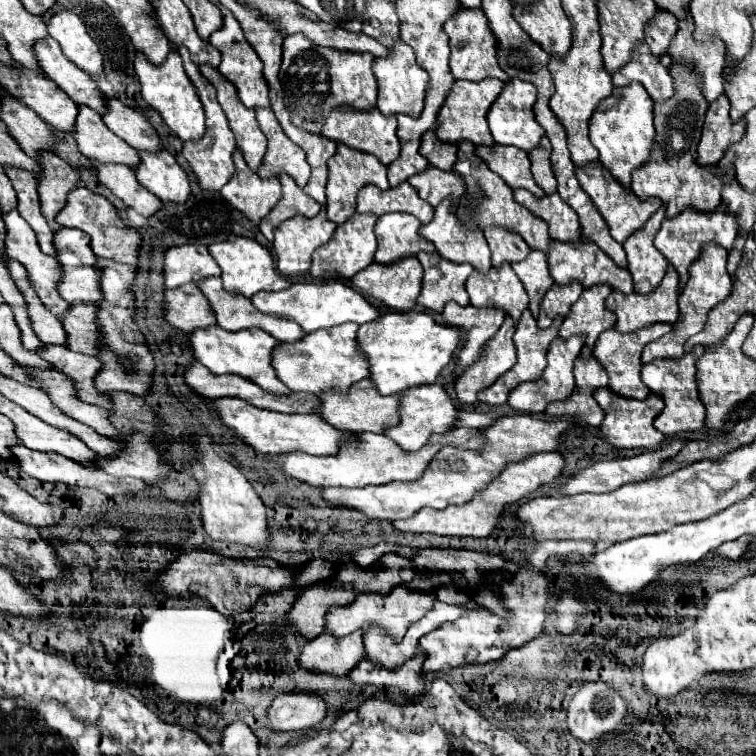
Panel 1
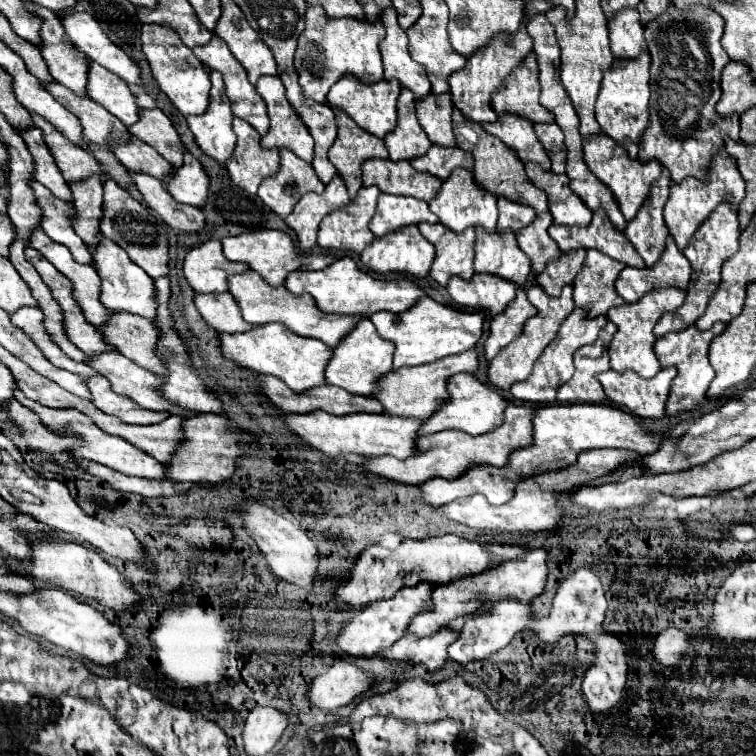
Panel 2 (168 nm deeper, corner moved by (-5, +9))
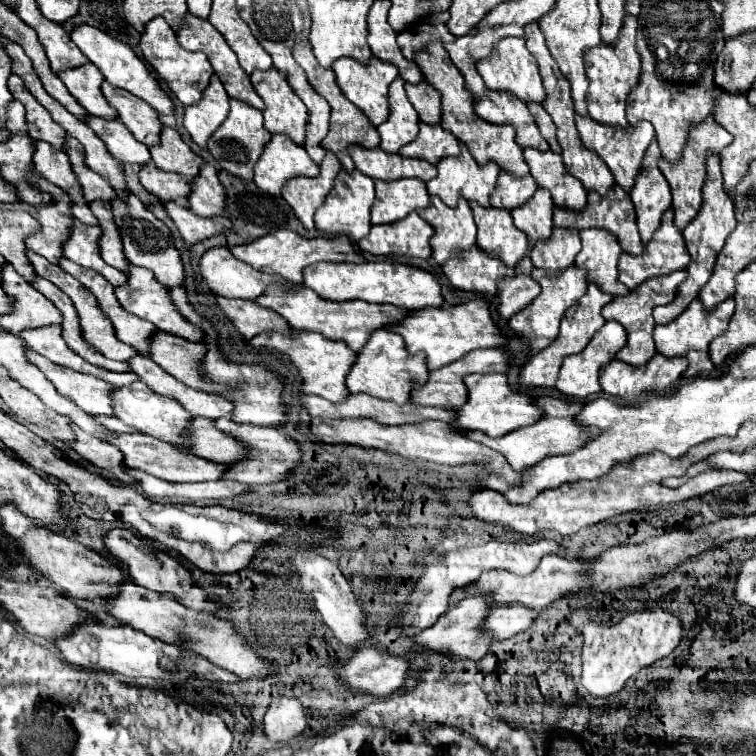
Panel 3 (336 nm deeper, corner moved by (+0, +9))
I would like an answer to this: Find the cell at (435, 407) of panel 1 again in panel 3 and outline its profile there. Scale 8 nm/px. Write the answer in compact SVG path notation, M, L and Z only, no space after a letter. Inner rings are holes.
M468 374L464 382L468 388L468 400L454 410L454 420L450 422L458 430L480 430L488 436L504 436L520 426L534 424L542 416L542 410L534 406L536 398L508 384L504 374Z

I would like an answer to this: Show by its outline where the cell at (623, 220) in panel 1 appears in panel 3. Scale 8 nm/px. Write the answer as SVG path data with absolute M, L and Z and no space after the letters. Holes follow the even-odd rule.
M576 116L576 128L578 128L582 144L588 150L592 150L594 154L598 154L610 168L616 184L622 186L626 192L630 192L634 186L634 178L642 170L642 160L644 160L646 148L654 140L654 128L650 126L650 122L638 122L636 126L620 128L620 126L604 126L604 124L594 122L592 118Z

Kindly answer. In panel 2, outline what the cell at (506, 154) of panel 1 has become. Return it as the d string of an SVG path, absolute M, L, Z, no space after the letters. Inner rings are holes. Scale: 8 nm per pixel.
M505 112L497 118L497 122L491 122L491 124L487 122L487 126L483 128L489 134L501 138L509 148L513 148L521 158L521 162L535 162L535 164L541 164L545 170L551 168L549 154L539 142L533 130L533 122L529 118Z

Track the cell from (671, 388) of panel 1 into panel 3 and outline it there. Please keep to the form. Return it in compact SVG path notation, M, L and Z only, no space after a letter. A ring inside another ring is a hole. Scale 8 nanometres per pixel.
M694 300L684 314L680 314L674 322L666 324L666 326L656 326L654 328L654 342L656 342L656 352L666 356L666 358L676 358L682 356L688 360L688 370L682 374L682 378L696 378L702 374L708 374L714 370L714 364L710 362L708 356L708 344L718 338L722 334L722 330L728 328L730 318L734 314L734 300L726 300L720 306L716 306L716 310L712 314L704 314L704 308L700 304L700 300Z

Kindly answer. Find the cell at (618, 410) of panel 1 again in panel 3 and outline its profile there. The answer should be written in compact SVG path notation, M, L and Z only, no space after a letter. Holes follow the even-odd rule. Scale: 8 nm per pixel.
M656 354L646 366L642 368L634 368L630 364L624 364L624 362L618 362L618 360L612 360L608 362L606 366L602 366L600 370L600 386L606 394L610 396L618 396L618 398L624 398L626 402L634 402L638 400L644 392L656 392L656 394L662 394L666 392L686 370L688 362L686 358L664 358L660 354Z

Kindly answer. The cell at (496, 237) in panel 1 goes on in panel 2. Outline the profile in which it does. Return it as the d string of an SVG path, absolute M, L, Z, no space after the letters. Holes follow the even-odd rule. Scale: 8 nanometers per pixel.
M499 198L499 222L497 222L497 230L521 230L523 226L531 224L535 220L535 210L531 210L531 206L527 204L519 204L513 202L509 198Z

